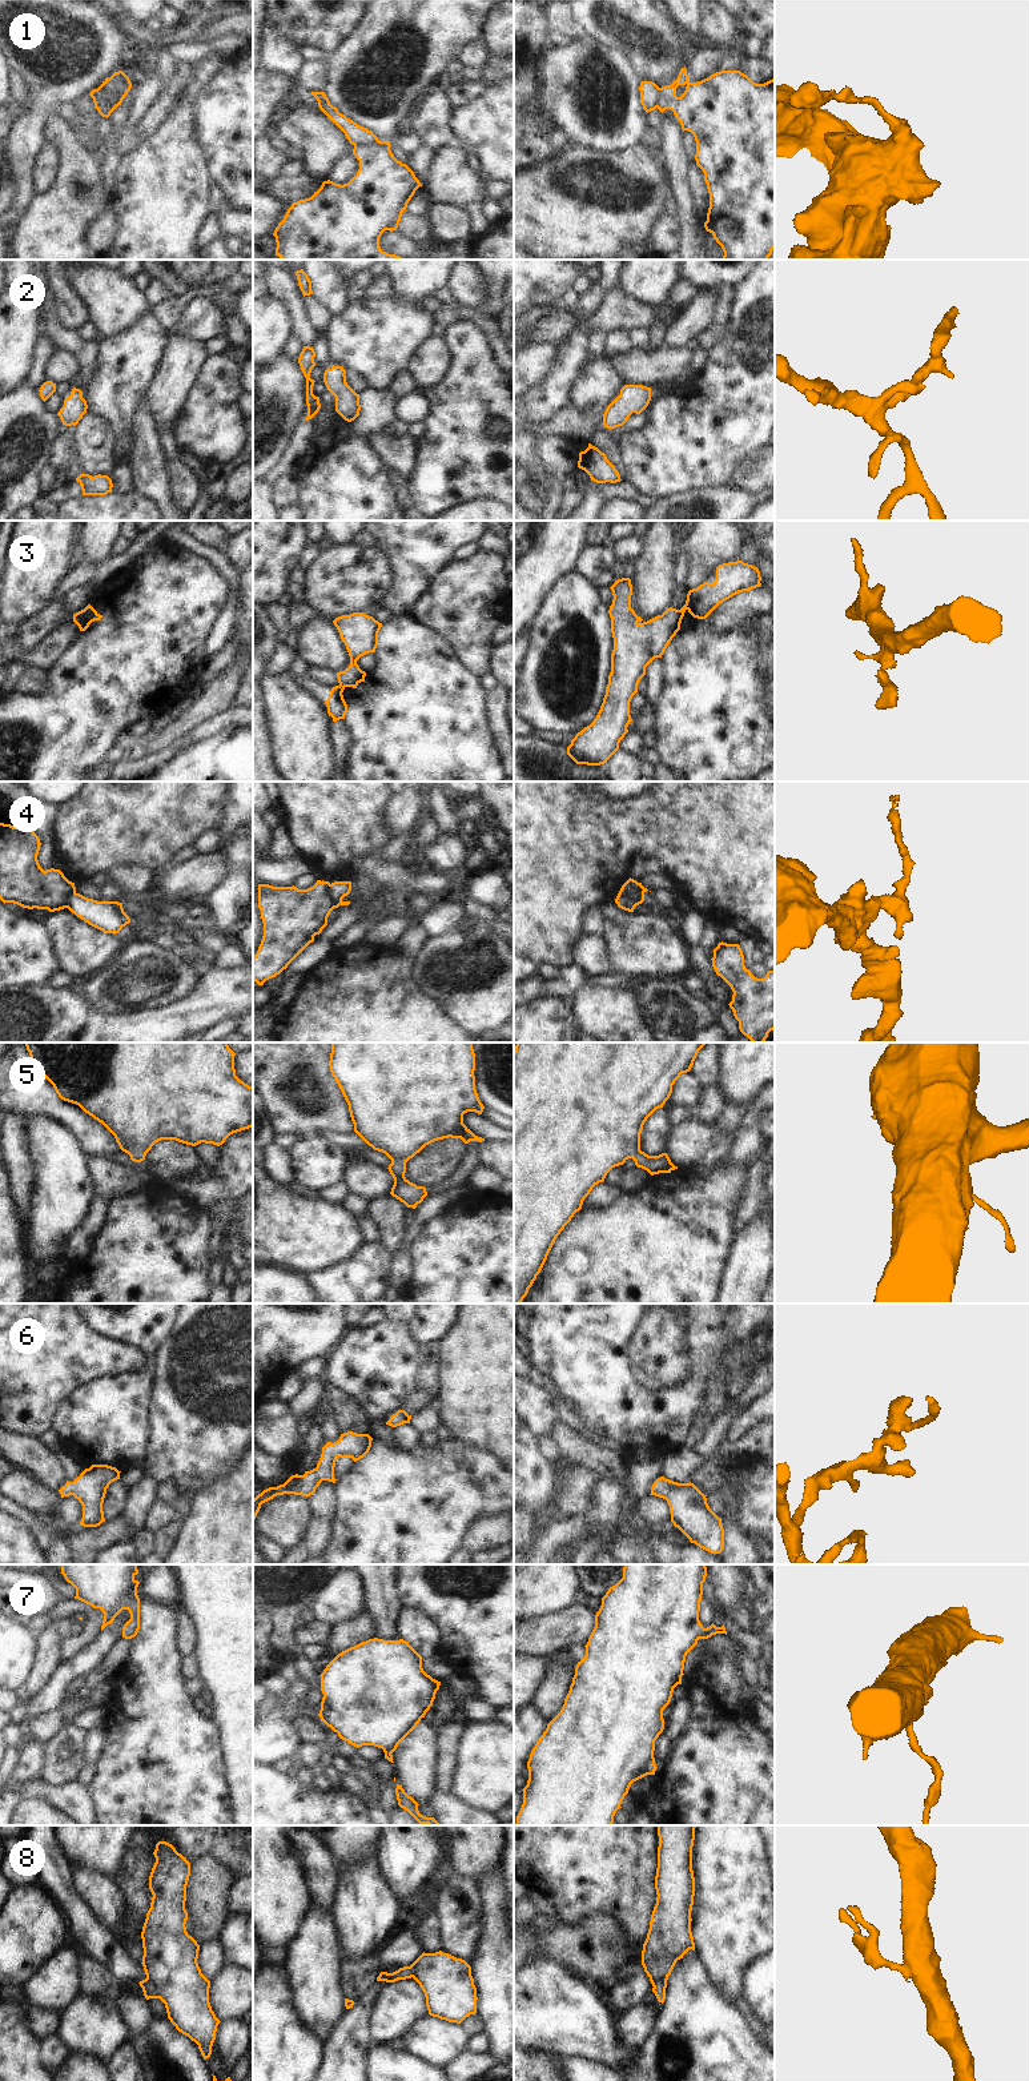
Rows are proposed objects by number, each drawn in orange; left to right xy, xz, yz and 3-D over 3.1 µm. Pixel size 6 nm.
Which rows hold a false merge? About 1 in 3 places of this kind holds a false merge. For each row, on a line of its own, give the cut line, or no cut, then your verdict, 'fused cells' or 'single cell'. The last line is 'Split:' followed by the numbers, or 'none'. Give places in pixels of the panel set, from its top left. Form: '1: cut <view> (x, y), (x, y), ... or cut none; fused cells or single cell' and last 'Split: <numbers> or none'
1: cut xz (378, 140), (358, 143), (354, 147); fused cells
2: cut none; single cell
3: cut yz (678, 610), (682, 618); fused cells
4: cut xz (329, 884), (329, 895), (338, 906); fused cells
5: cut none; single cell
6: cut none; single cell
7: cut none; single cell
8: cut xy (147, 1977), (159, 1997); fused cells
Split: 1, 3, 4, 8

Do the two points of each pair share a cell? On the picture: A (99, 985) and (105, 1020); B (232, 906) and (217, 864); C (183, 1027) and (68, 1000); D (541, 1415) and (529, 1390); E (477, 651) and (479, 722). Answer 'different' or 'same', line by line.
A: different
B: different
C: same
D: same
E: different

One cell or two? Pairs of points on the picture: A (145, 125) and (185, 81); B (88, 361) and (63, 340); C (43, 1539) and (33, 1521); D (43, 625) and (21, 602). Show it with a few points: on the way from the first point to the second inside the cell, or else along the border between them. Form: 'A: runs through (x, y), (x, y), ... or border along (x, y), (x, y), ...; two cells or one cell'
A: runs through (156, 115), (175, 92); one cell
B: runs through (83, 354), (69, 341); one cell
C: runs through (43, 1535), (43, 1531), (36, 1525); one cell
D: border along (51, 602), (19, 626); two cells

